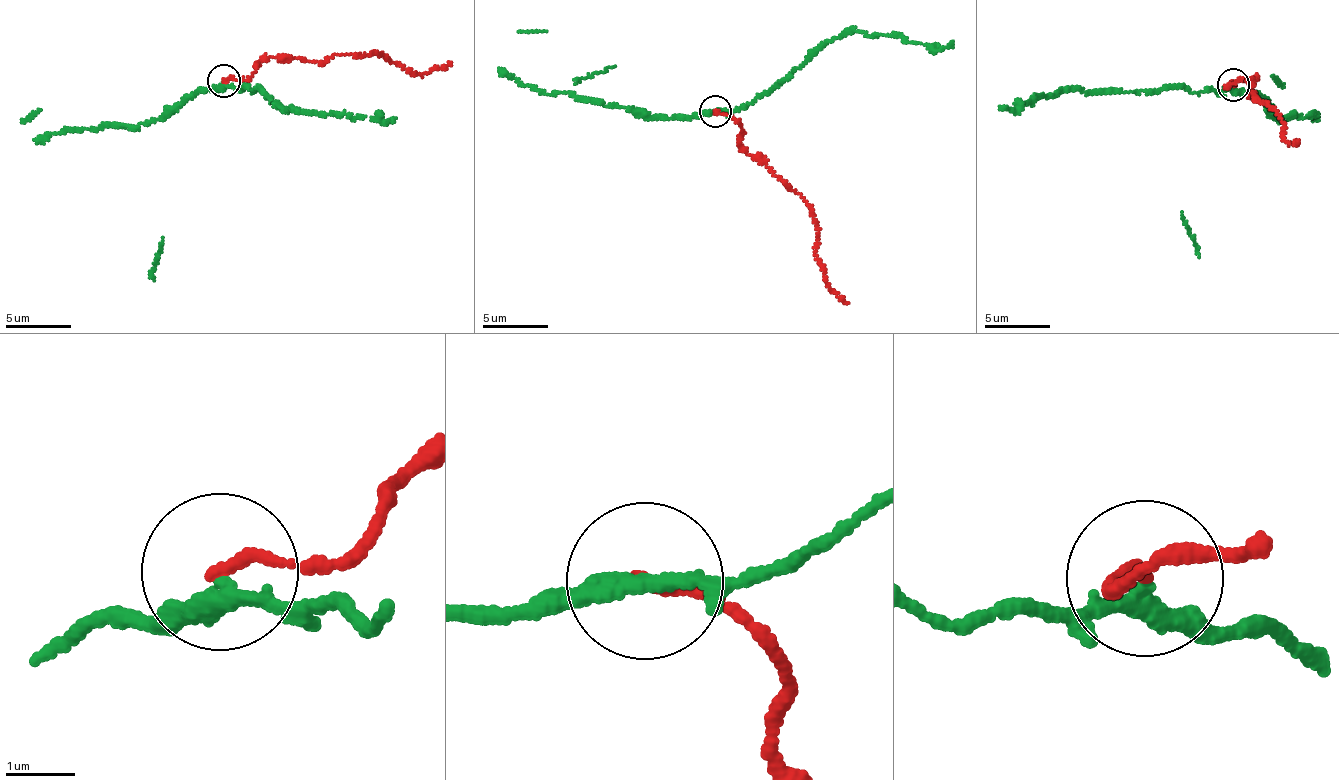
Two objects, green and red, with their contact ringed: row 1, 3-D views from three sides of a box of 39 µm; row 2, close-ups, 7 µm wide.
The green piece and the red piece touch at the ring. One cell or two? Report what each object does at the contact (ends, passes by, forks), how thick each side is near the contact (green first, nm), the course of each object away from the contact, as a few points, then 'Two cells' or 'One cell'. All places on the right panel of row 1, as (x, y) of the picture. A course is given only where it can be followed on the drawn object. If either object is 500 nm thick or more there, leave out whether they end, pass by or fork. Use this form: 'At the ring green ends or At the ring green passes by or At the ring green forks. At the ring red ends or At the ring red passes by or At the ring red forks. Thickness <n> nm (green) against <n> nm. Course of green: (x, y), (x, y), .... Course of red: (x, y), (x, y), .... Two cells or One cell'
At the ring green passes by. At the ring red ends. Thickness 240 nm (green) against 160 nm. Course of green: (1233, 85), (1208, 92), (1182, 88), (1092, 94), (1062, 92), (1030, 99), (1013, 112), (999, 106). Course of red: (1233, 85), (1230, 83), (1255, 79), (1248, 81), (1248, 93), (1280, 114), (1284, 141), (1297, 140). Two cells

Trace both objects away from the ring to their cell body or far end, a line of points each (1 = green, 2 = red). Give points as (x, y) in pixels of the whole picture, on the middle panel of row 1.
1: (714, 110), (744, 109), (767, 95), (825, 44), (853, 31), (907, 38), (941, 51), (953, 41)
2: (714, 110), (741, 124), (742, 148), (749, 155), (760, 156), (809, 208), (815, 247), (823, 273), (848, 303)

